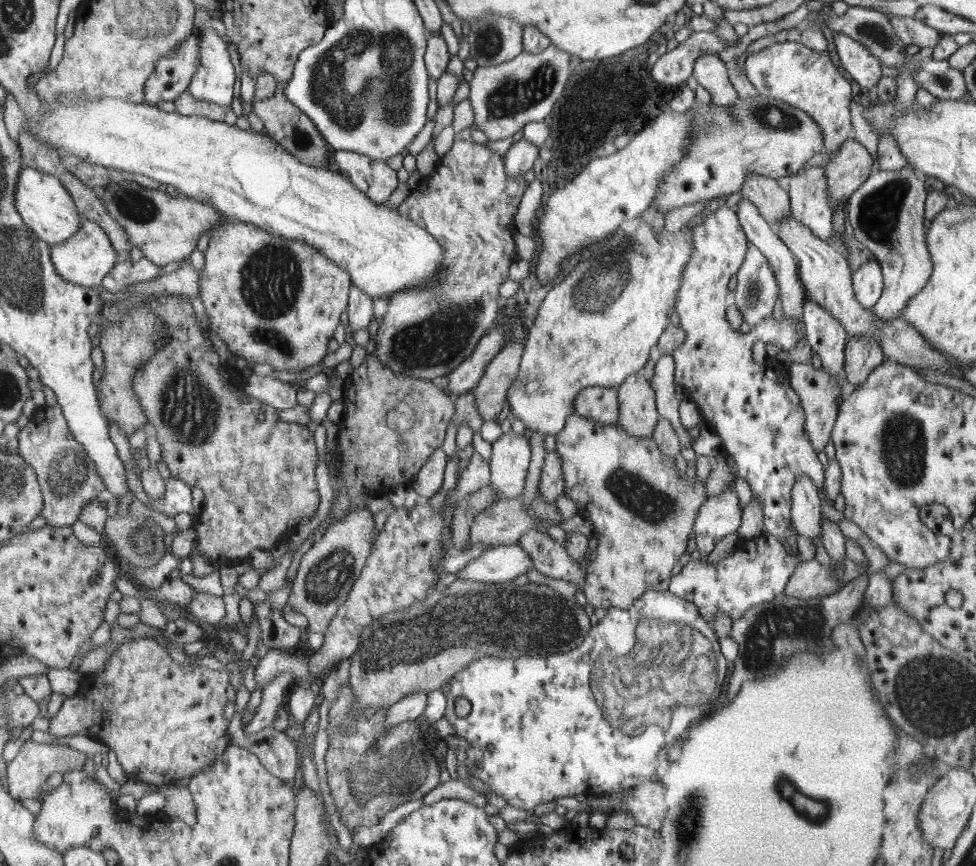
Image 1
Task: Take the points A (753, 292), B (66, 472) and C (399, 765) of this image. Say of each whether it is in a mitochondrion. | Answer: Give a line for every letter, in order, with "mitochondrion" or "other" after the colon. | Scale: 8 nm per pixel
A: mitochondrion
B: mitochondrion
C: mitochondrion

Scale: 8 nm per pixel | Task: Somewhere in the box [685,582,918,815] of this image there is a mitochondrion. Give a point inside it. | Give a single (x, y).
(771, 627)

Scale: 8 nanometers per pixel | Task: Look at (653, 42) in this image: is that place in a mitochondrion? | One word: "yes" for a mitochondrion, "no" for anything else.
no

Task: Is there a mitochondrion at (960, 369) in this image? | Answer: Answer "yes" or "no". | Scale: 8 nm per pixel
no

